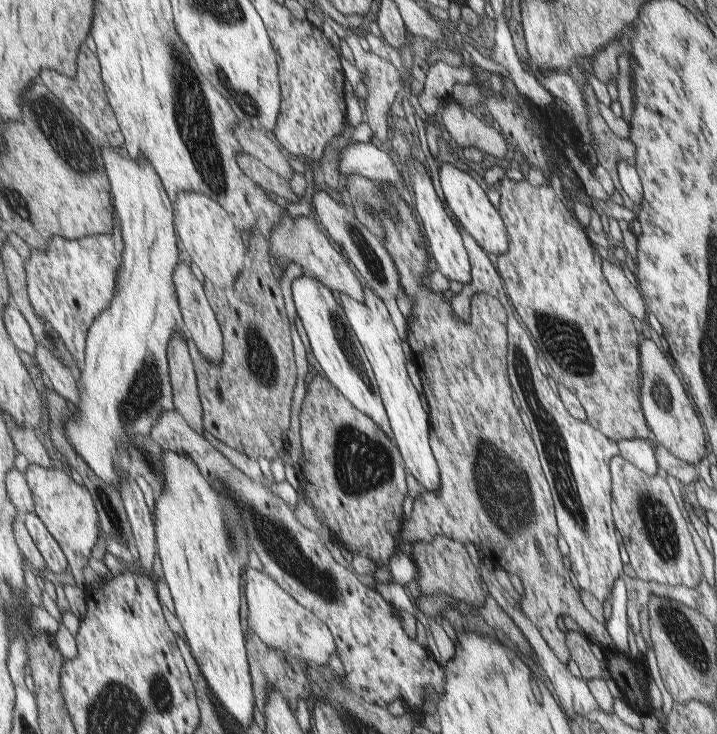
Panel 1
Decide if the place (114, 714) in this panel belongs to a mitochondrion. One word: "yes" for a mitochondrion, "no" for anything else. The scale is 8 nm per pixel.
yes

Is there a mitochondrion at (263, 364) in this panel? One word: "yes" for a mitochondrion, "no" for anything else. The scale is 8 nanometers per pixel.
yes

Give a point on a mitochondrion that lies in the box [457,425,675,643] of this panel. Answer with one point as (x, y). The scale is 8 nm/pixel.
(494, 508)

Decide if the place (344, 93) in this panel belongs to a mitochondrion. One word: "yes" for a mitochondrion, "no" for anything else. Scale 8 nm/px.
no

